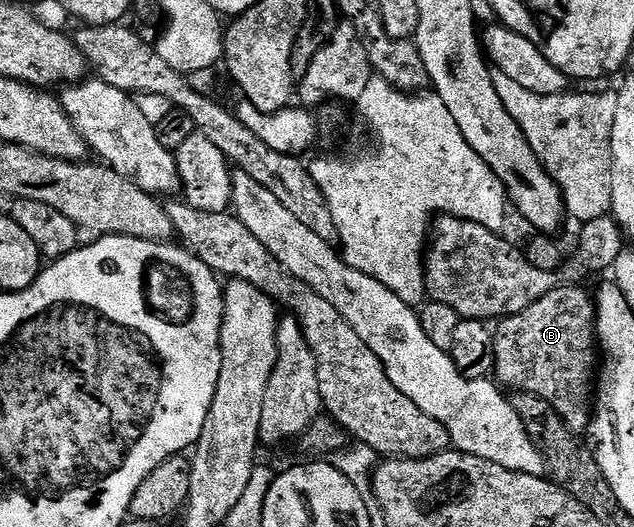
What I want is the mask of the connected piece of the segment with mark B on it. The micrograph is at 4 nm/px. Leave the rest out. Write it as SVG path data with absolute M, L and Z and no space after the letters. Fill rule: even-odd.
M561 285L554 288L550 293L546 293L541 300L535 301L528 309L523 309L520 313L514 313L512 316L506 316L495 324L494 334L496 340L494 341L494 357L496 358L496 365L494 368L494 375L497 380L505 388L513 387L513 392L519 393L525 391L534 397L542 397L542 401L546 401L558 413L558 417L562 417L562 421L571 431L577 433L587 432L588 425L592 421L594 414L594 376L598 371L598 340L596 337L596 305L591 294L584 292L585 288L580 285Z

